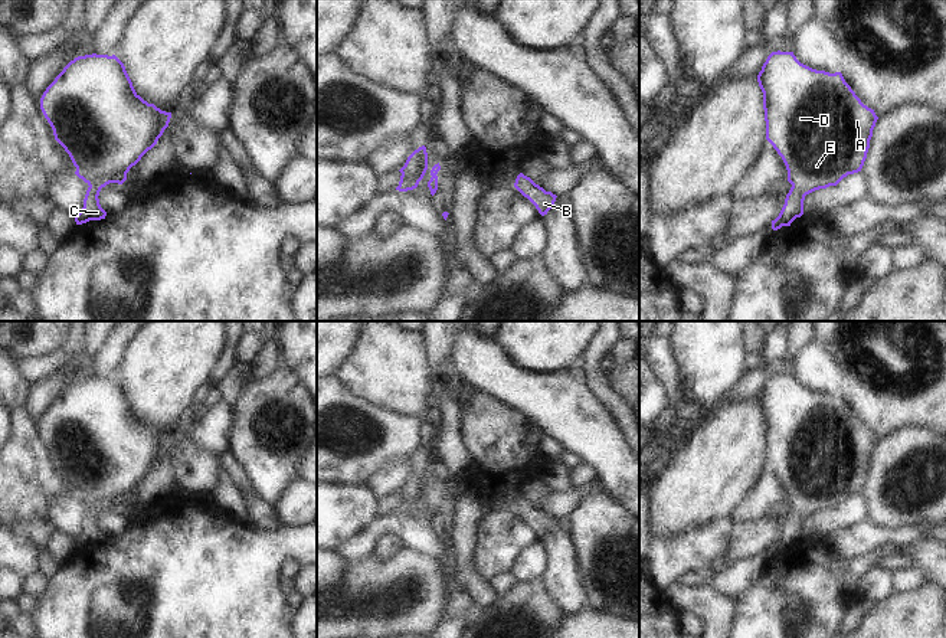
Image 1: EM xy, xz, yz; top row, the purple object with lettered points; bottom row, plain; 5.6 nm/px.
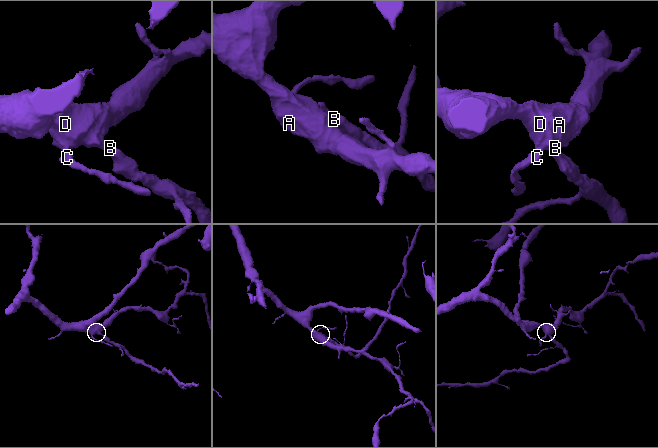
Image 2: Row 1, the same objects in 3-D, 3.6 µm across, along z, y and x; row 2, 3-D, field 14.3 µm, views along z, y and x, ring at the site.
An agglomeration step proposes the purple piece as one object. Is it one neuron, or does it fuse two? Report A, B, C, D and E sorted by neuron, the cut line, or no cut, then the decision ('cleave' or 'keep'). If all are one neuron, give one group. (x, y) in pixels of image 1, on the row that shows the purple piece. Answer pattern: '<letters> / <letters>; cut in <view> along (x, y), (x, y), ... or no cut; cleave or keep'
A B C D E; no cut; keep

